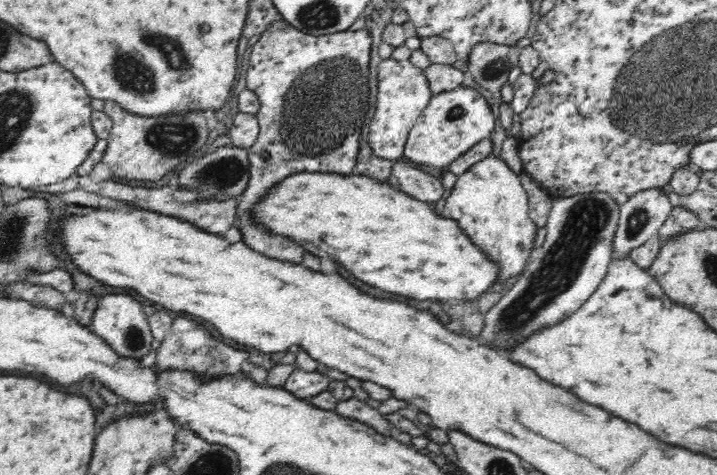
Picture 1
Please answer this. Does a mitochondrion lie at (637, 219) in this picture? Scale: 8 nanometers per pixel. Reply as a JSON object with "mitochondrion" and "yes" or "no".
{"mitochondrion":"yes"}

